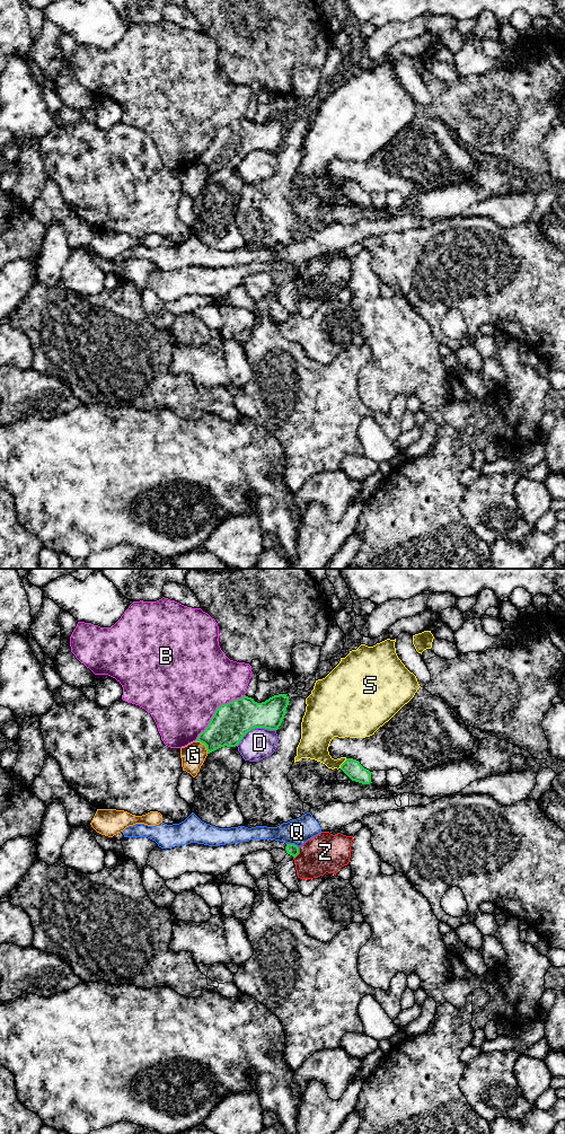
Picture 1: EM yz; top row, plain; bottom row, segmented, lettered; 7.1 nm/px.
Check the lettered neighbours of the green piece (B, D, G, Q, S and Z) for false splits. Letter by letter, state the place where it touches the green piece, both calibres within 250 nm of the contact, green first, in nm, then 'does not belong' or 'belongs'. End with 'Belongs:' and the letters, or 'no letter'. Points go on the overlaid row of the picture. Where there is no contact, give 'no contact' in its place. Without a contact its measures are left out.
B: yz (215, 711) | 280/480 nm | does not belong
D: yz (254, 728) | 280/220 nm | does not belong
G: yz (204, 744) | 280/170 nm | does not belong
Q: yz (292, 844) | 80/180 nm | does not belong
S: yz (343, 763) | 130/200 nm | does not belong
Z: yz (298, 853) | 80/280 nm | does not belong
Belongs: no letter

